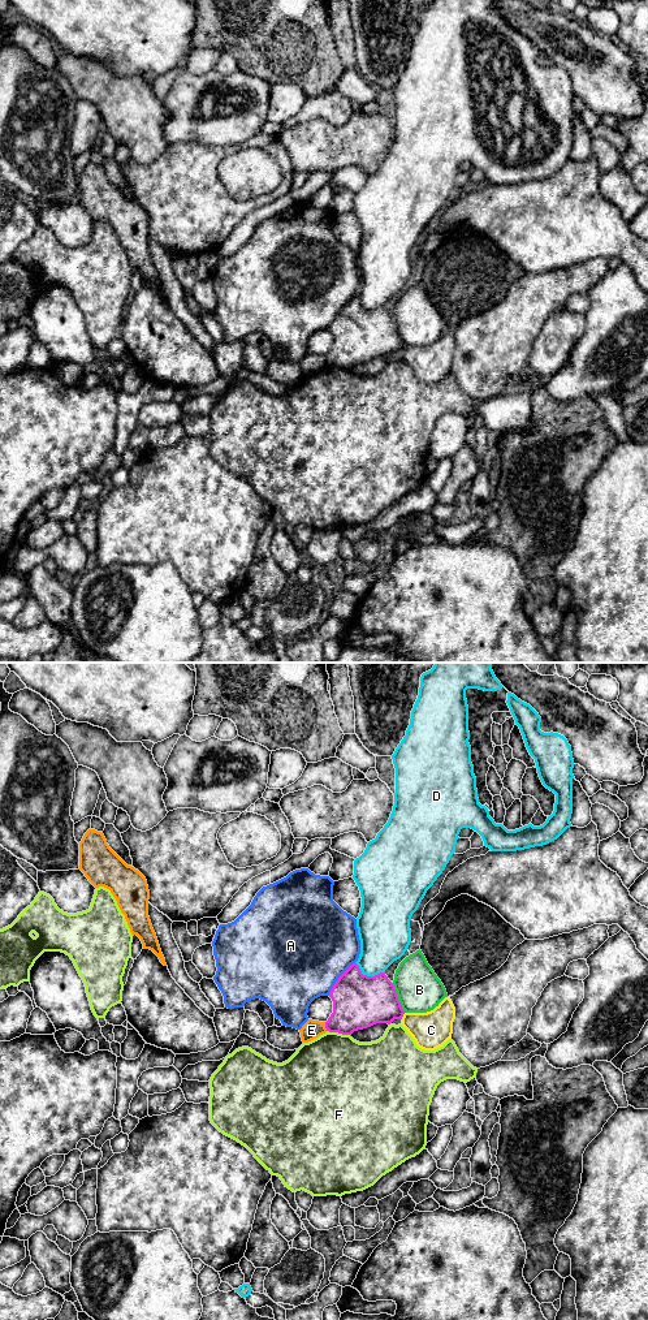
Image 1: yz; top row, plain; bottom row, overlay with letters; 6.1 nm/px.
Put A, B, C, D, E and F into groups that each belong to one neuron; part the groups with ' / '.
A / B / C / D / E / F

